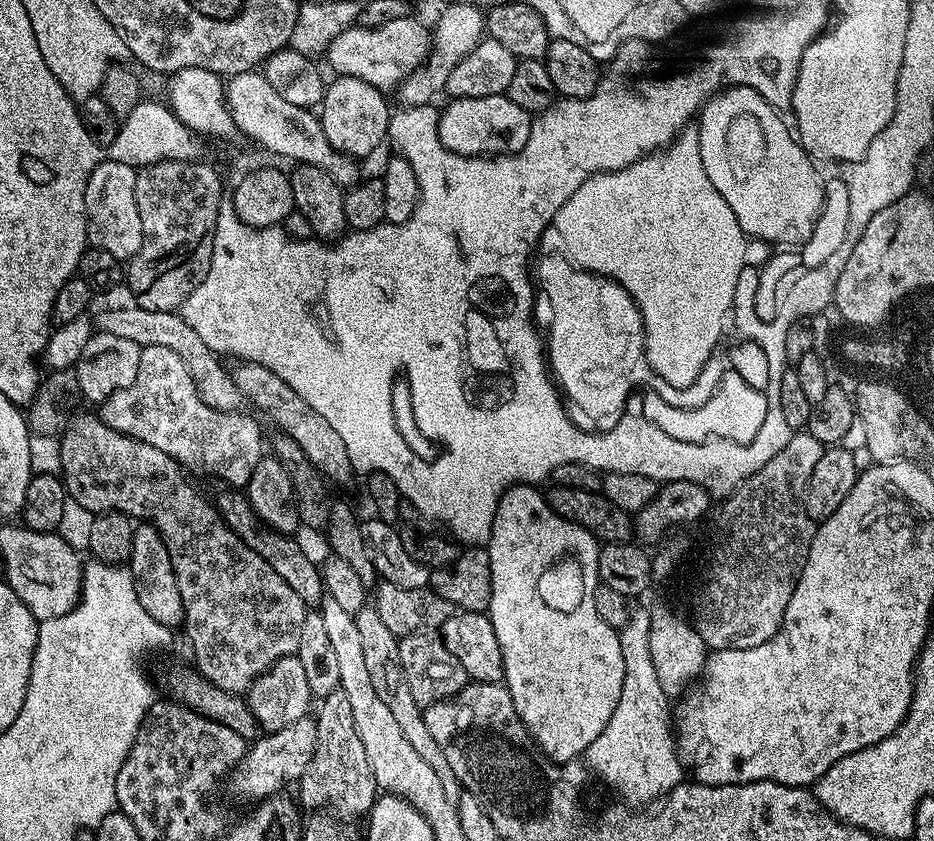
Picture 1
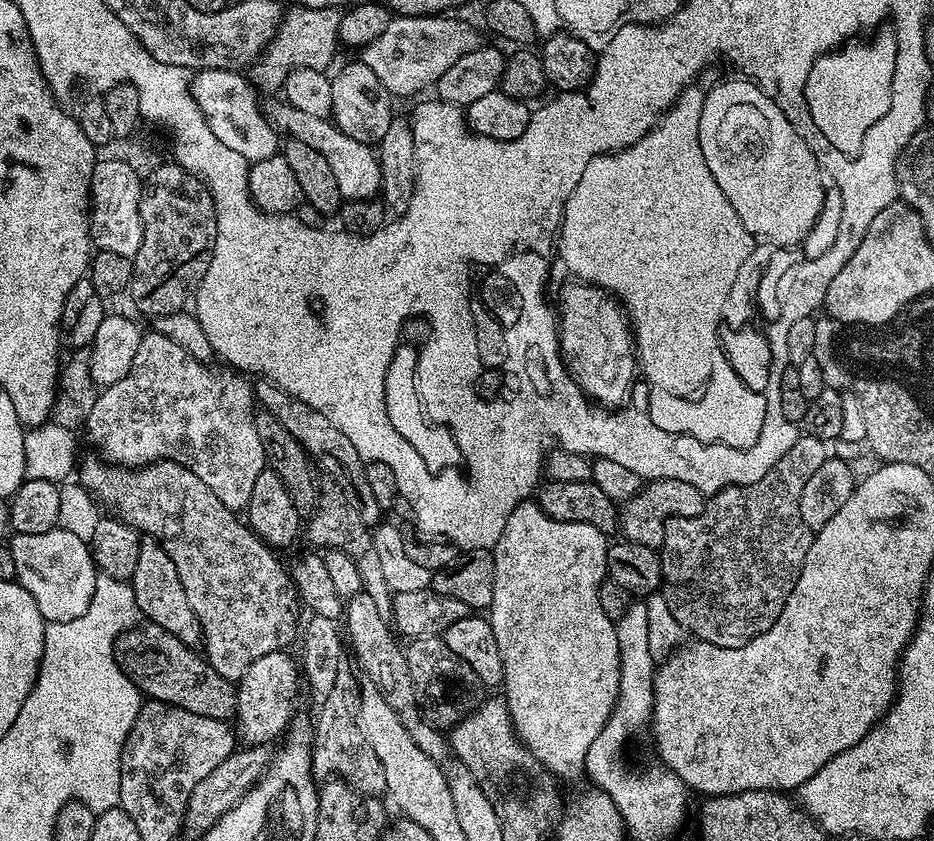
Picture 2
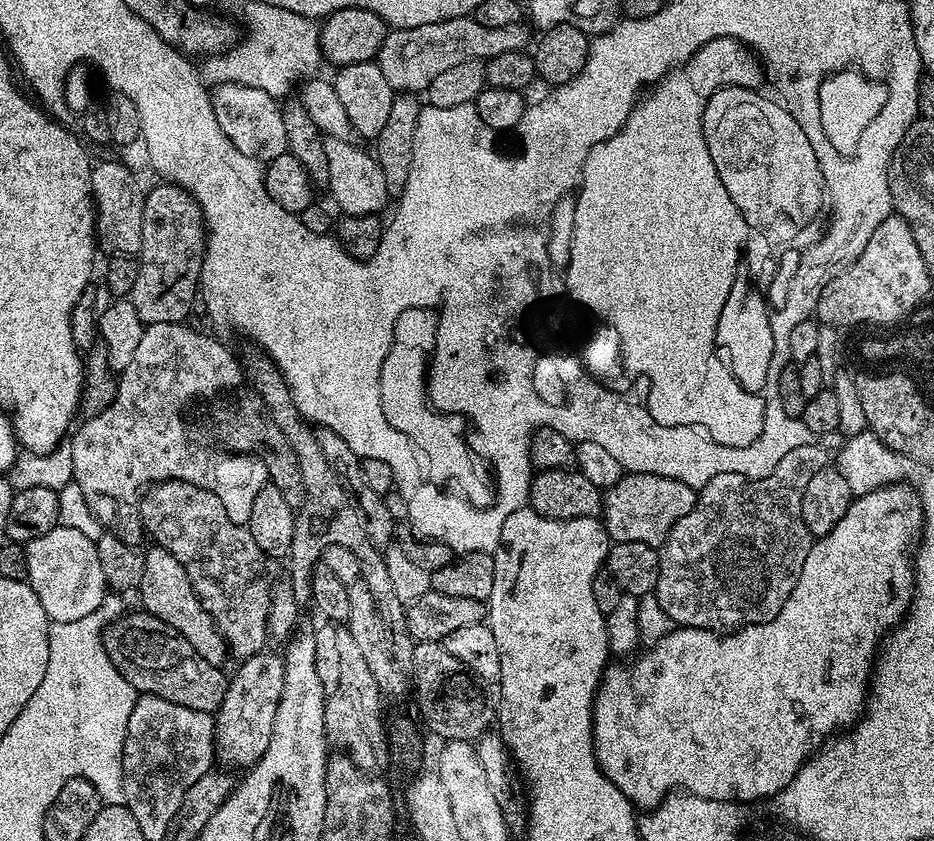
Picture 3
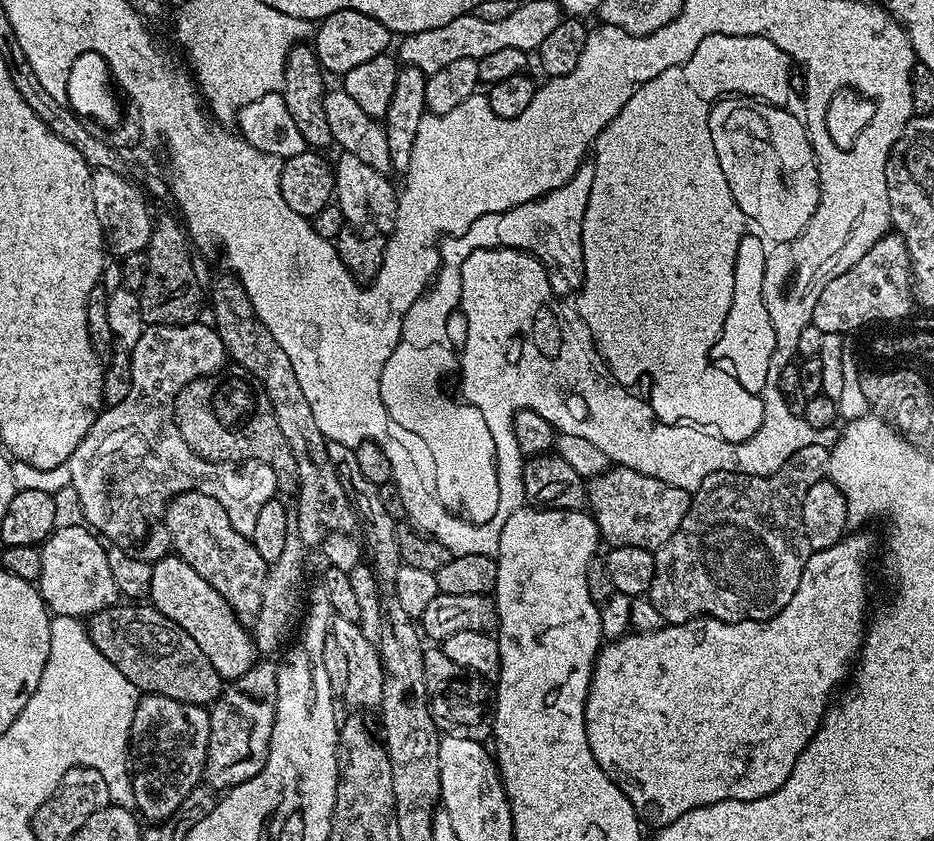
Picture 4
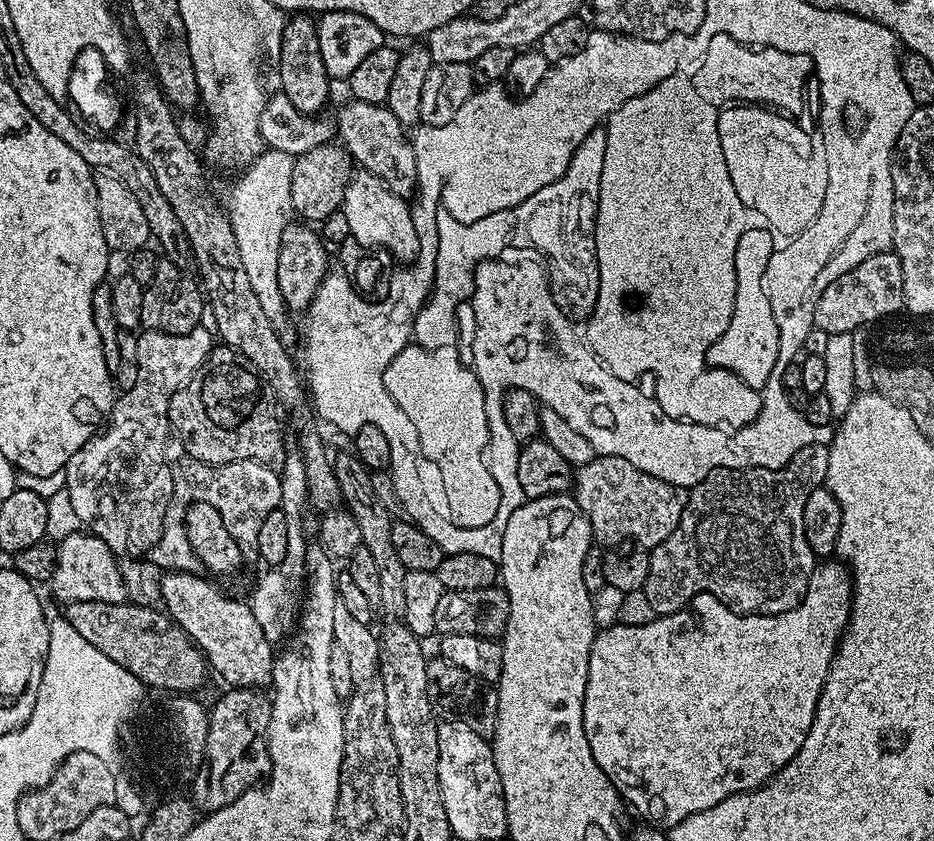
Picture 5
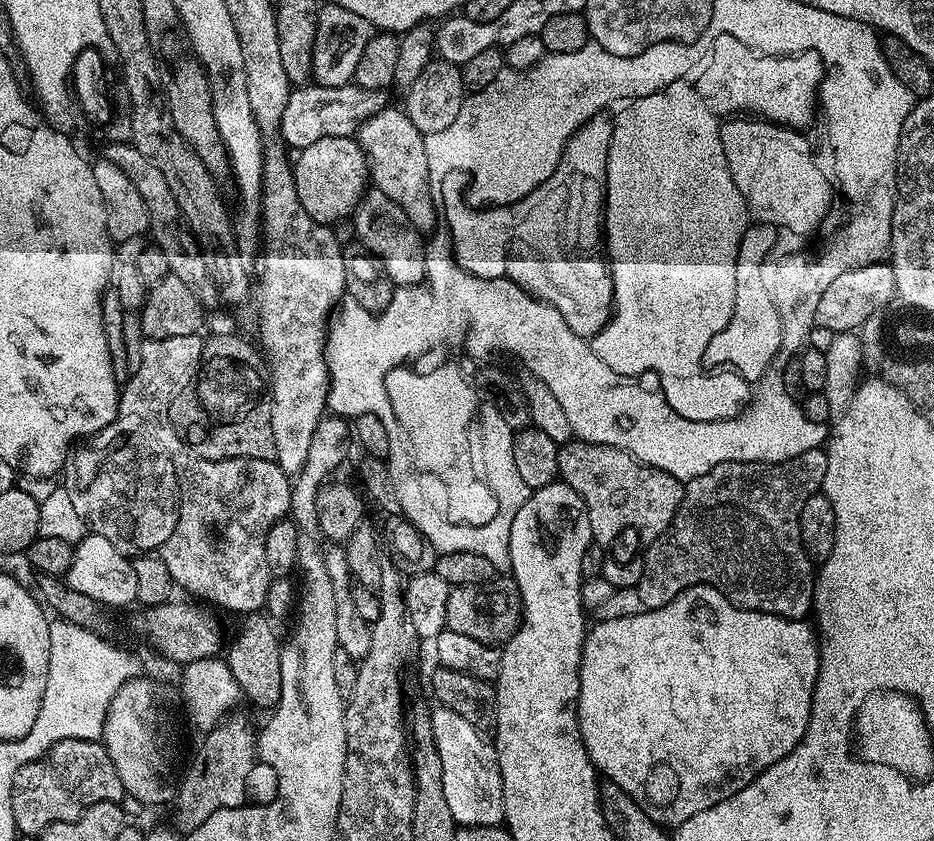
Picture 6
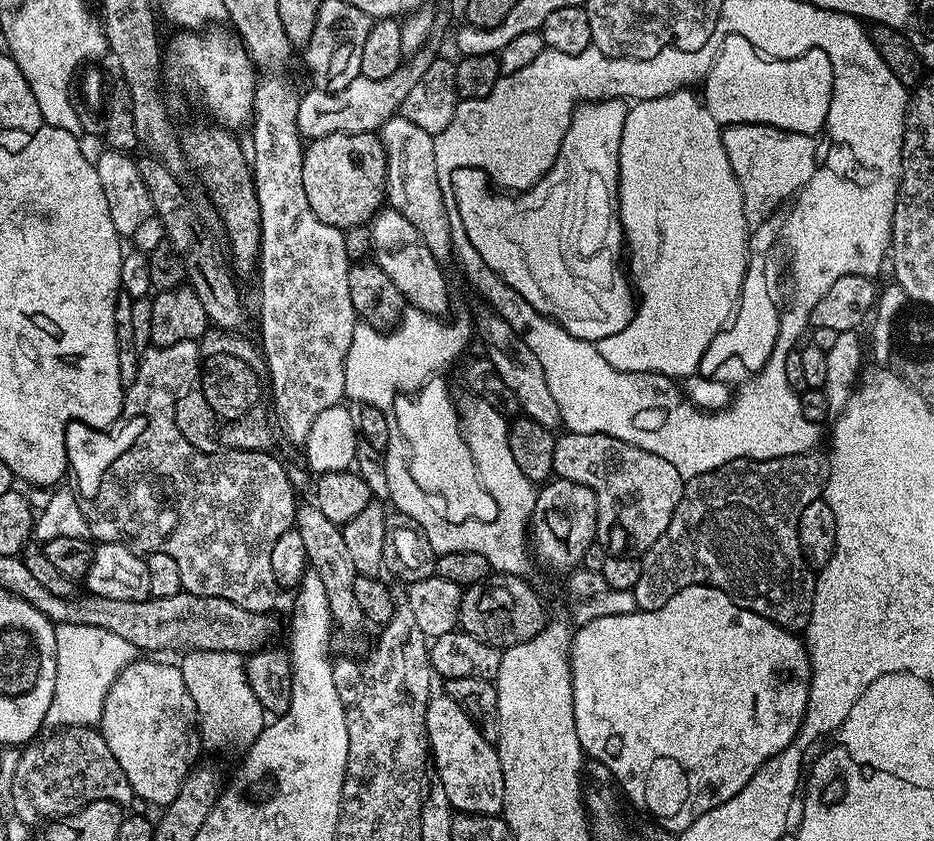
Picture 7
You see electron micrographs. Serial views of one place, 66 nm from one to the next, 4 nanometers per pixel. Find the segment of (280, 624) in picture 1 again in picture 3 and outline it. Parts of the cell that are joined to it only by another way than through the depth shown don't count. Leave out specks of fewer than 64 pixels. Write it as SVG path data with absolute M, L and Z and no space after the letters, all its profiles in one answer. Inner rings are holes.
M161 480L153 483L148 491L143 493L142 499L138 504L140 514L140 523L143 531L148 531L153 536L155 543L171 554L174 558L178 558L178 562L182 562L182 570L186 570L190 586L194 590L194 594L202 602L202 606L210 614L210 618L216 623L216 629L224 636L224 643L228 645L229 653L236 658L247 658L265 651L266 645L269 643L268 637L268 616L271 614L272 597L274 595L274 579L268 573L268 564L270 565L270 557L262 550L258 550L258 542L254 542L254 538L250 538L247 527L238 522L234 522L228 513L229 505L224 497L219 496L217 492L212 492L209 488L200 488L197 484L184 482L182 480Z

